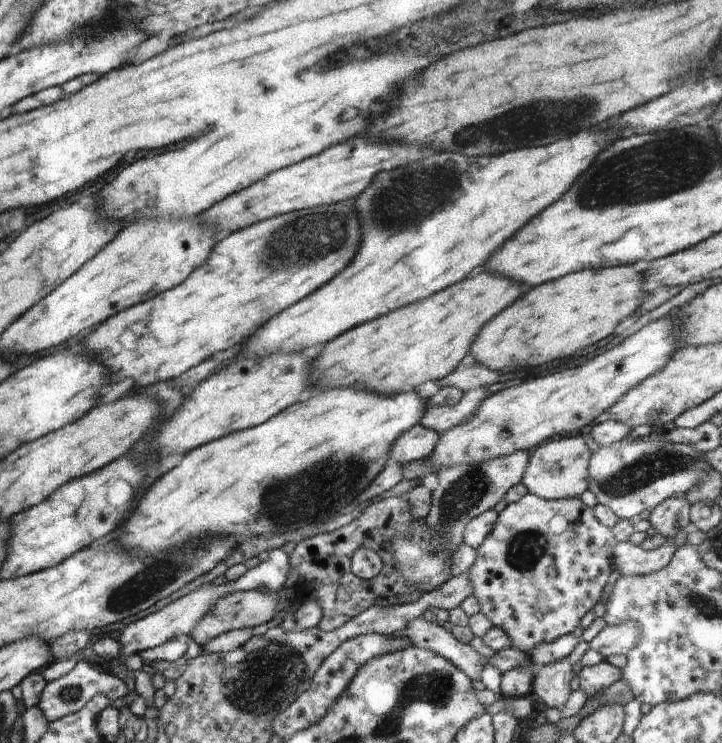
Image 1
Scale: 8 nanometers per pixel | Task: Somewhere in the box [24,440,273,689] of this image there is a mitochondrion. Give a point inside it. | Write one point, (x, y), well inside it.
(158, 575)

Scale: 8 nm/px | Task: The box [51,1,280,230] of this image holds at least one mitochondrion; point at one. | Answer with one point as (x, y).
(92, 37)

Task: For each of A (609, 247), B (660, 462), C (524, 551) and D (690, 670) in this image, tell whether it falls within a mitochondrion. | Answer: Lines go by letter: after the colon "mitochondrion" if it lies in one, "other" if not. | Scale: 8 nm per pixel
A: other
B: mitochondrion
C: mitochondrion
D: other

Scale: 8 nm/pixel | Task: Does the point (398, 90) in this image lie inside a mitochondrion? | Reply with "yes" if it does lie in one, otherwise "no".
no

